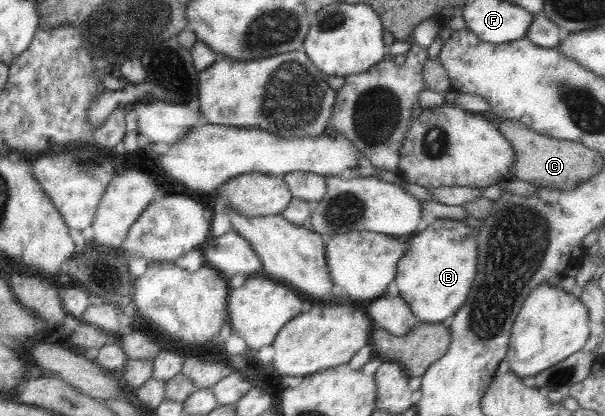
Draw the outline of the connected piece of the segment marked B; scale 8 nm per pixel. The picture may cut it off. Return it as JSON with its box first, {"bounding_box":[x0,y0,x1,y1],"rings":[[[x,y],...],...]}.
{"bounding_box":[396,218,478,323],"rings":[[[442,218],[407,239],[408,249],[398,261],[396,294],[410,306],[419,323],[442,323],[466,302],[478,269],[476,225]]]}

